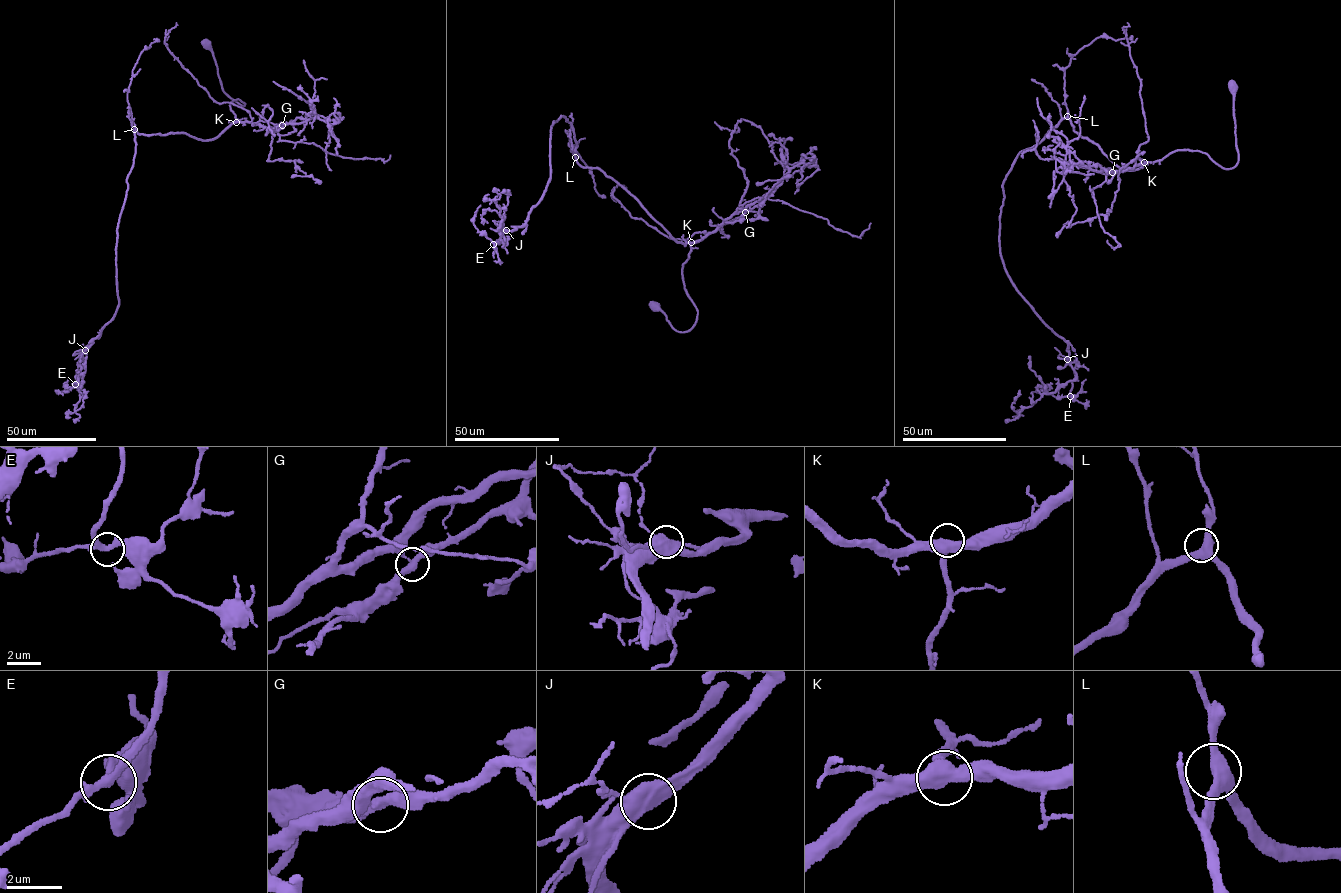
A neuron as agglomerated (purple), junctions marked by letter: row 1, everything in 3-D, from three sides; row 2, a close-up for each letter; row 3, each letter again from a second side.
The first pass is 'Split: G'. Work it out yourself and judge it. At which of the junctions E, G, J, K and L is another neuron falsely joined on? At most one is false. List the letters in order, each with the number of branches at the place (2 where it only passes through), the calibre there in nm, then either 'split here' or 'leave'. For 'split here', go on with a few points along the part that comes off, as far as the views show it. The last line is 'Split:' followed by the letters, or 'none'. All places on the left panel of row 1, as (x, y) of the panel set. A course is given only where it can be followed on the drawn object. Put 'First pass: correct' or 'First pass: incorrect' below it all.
E: 3 | 280 nm | leave
G: 3 | 320 nm | split here | (282, 125), (273, 132), (269, 160), (294, 160), (300, 171), (312, 175), (291, 177)
J: 3 | 500 nm | leave
K: 3 | 480 nm | leave
L: 3 | 380 nm | leave
Split: G
First pass: correct

